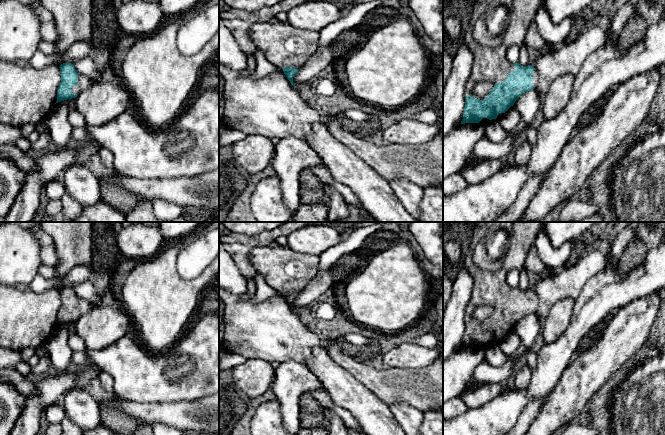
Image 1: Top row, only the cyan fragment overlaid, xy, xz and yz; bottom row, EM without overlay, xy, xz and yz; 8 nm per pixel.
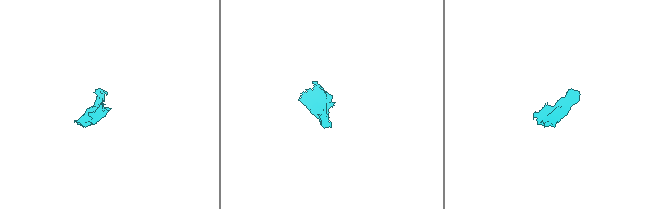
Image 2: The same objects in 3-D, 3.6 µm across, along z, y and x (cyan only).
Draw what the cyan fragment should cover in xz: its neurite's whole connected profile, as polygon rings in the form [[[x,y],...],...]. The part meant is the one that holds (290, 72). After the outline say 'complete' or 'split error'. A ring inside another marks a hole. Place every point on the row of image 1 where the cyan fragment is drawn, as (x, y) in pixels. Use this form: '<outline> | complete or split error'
[[[276,17],[252,25],[248,33],[265,58],[283,69],[292,86],[296,85],[293,77],[319,45],[319,32],[297,29]]] | split error

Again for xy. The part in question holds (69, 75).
[[[63,63],[59,68],[61,82],[57,90],[56,103],[76,98],[93,83],[88,78],[79,74],[72,63]]] | split error

